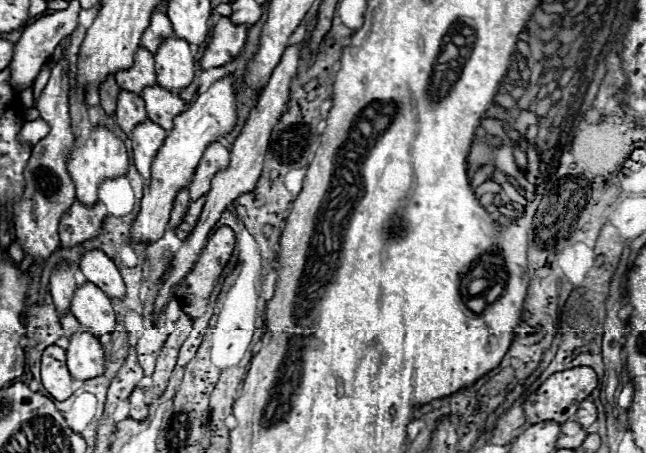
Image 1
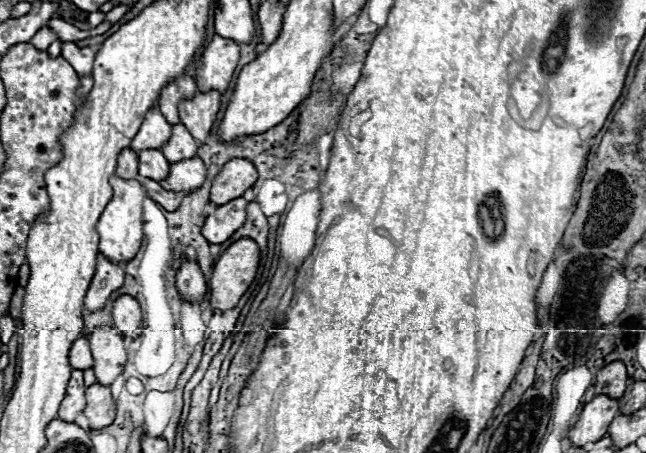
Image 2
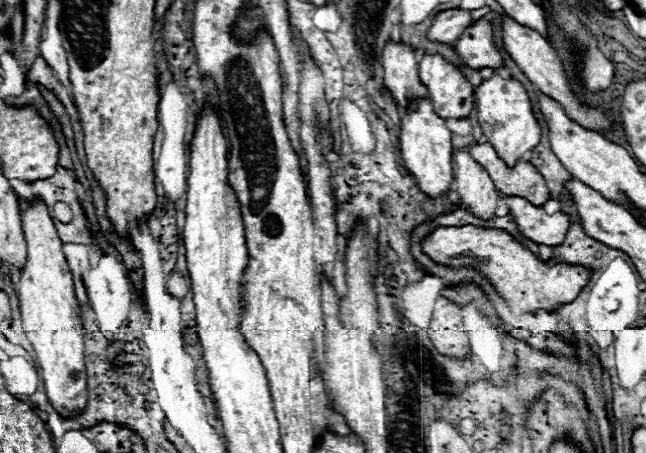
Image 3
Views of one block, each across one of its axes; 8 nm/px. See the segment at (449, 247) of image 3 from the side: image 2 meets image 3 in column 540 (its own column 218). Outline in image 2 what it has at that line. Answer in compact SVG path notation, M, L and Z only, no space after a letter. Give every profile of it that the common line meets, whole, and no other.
M236 240L214 264L210 276L210 306L216 310L236 308L242 294L256 278L260 264L260 248L254 240Z

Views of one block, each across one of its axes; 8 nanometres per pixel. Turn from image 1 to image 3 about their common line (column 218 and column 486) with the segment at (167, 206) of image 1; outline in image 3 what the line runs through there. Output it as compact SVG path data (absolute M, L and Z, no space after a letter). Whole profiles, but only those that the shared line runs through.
M494 74L492 78L484 80L476 90L476 108L478 108L478 122L488 138L488 142L508 160L508 164L516 164L516 160L524 158L528 150L532 150L542 136L542 126L534 116L532 100L526 92L526 88L516 78L500 78Z

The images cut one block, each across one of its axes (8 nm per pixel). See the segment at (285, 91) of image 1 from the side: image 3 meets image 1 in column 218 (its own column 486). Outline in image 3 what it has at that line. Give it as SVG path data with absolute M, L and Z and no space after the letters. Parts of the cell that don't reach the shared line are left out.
M468 150L454 154L454 186L460 208L468 208L474 216L494 216L498 190L488 172L470 156Z

